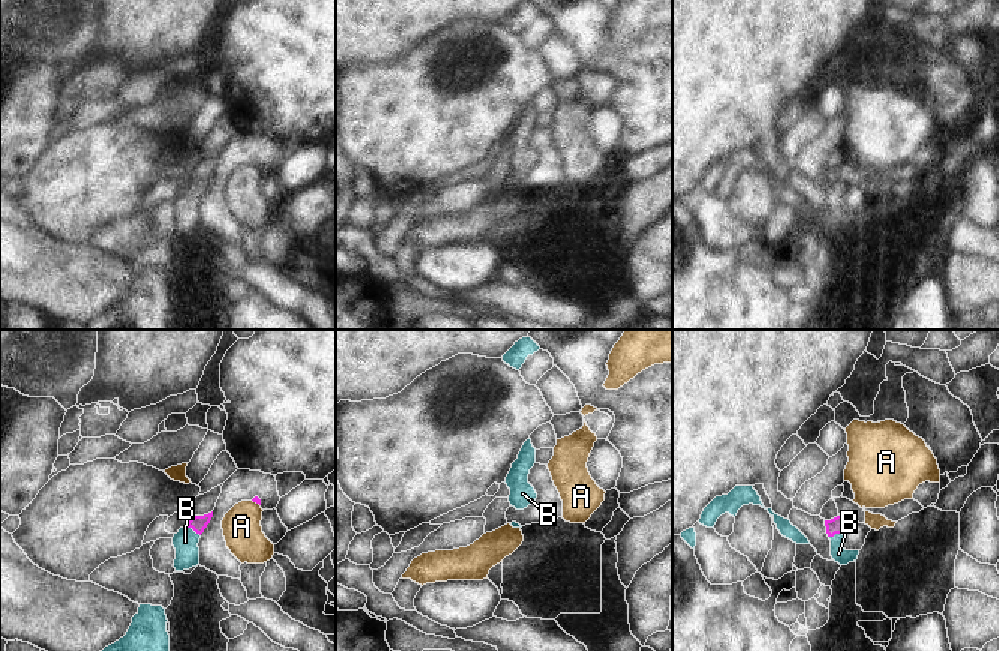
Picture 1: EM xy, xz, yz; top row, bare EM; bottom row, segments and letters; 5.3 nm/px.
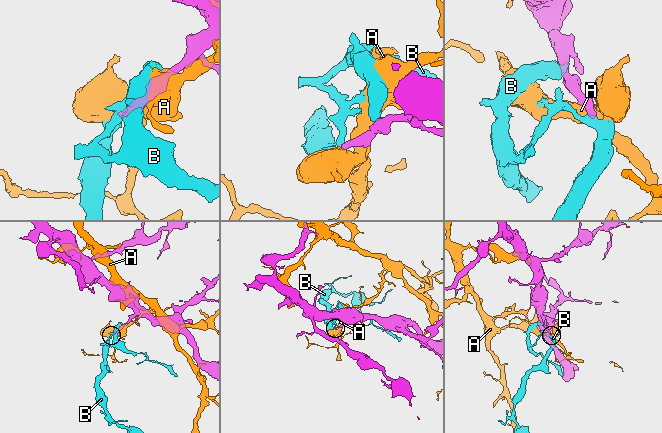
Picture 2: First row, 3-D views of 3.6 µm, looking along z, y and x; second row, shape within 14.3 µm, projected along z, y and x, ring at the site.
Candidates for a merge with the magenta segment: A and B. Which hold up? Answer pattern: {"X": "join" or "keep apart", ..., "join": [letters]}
{"A": "keep apart", "B": "join", "join": ["B"]}

